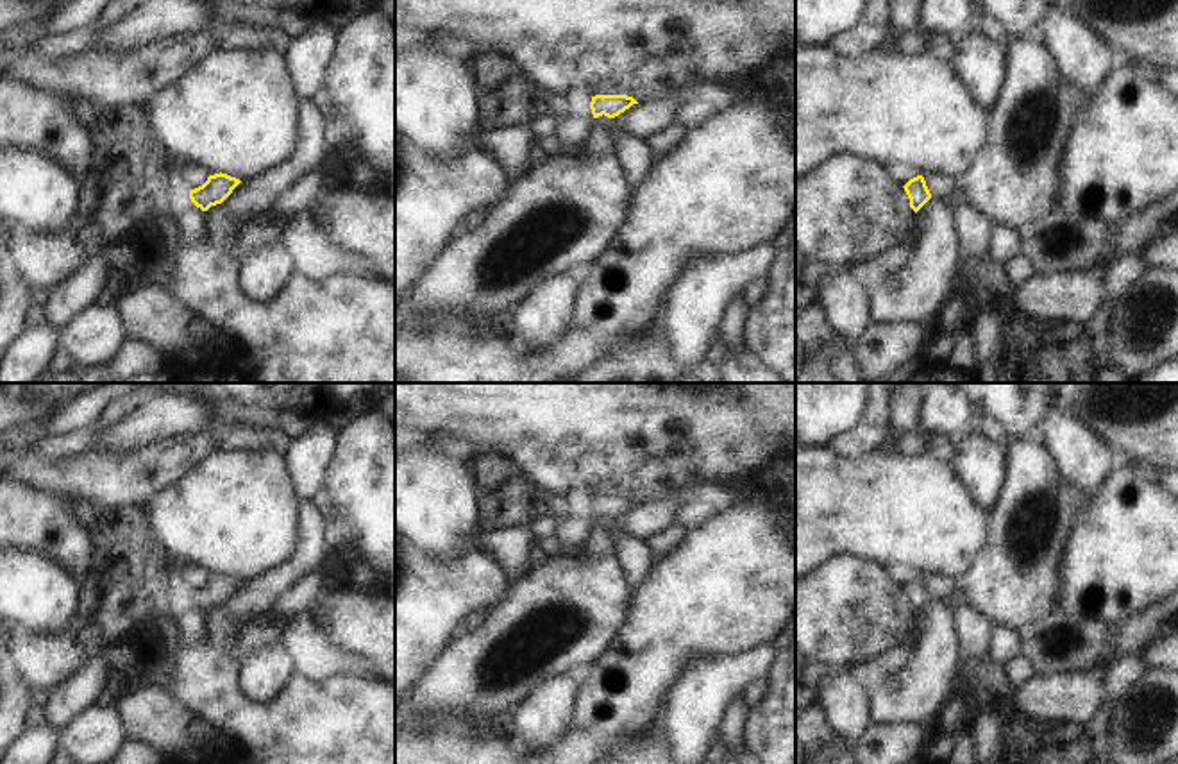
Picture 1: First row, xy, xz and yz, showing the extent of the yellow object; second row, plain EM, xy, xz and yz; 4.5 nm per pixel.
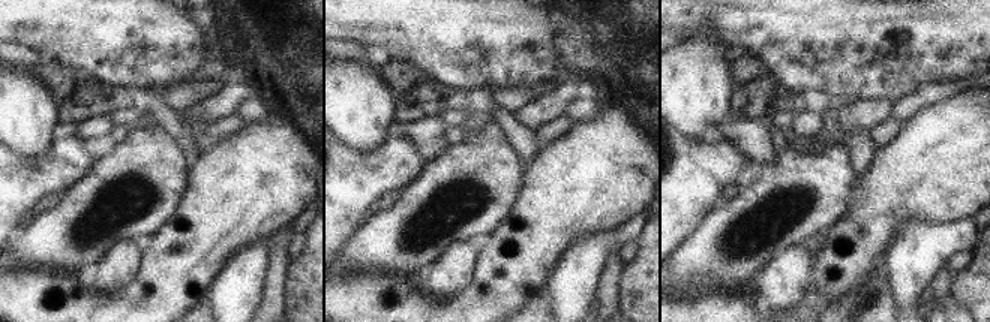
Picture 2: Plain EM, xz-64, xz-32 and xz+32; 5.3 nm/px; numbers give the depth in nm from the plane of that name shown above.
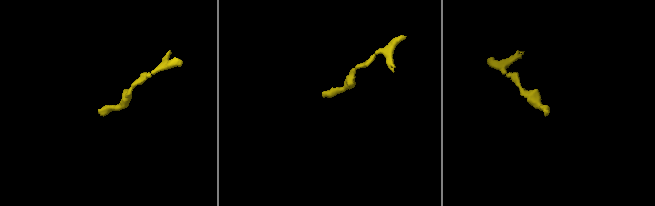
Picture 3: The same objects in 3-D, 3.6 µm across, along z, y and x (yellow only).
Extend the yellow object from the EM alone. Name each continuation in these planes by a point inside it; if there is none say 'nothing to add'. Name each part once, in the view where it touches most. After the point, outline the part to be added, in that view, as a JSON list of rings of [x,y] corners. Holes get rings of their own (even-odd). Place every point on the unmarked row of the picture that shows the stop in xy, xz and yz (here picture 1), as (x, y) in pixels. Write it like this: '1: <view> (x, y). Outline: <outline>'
1: xz (572, 528). Outline: [[[581,494],[572,499],[568,512],[558,519],[554,539],[561,551],[576,548],[588,539],[590,528],[593,524],[590,503],[592,497]]]

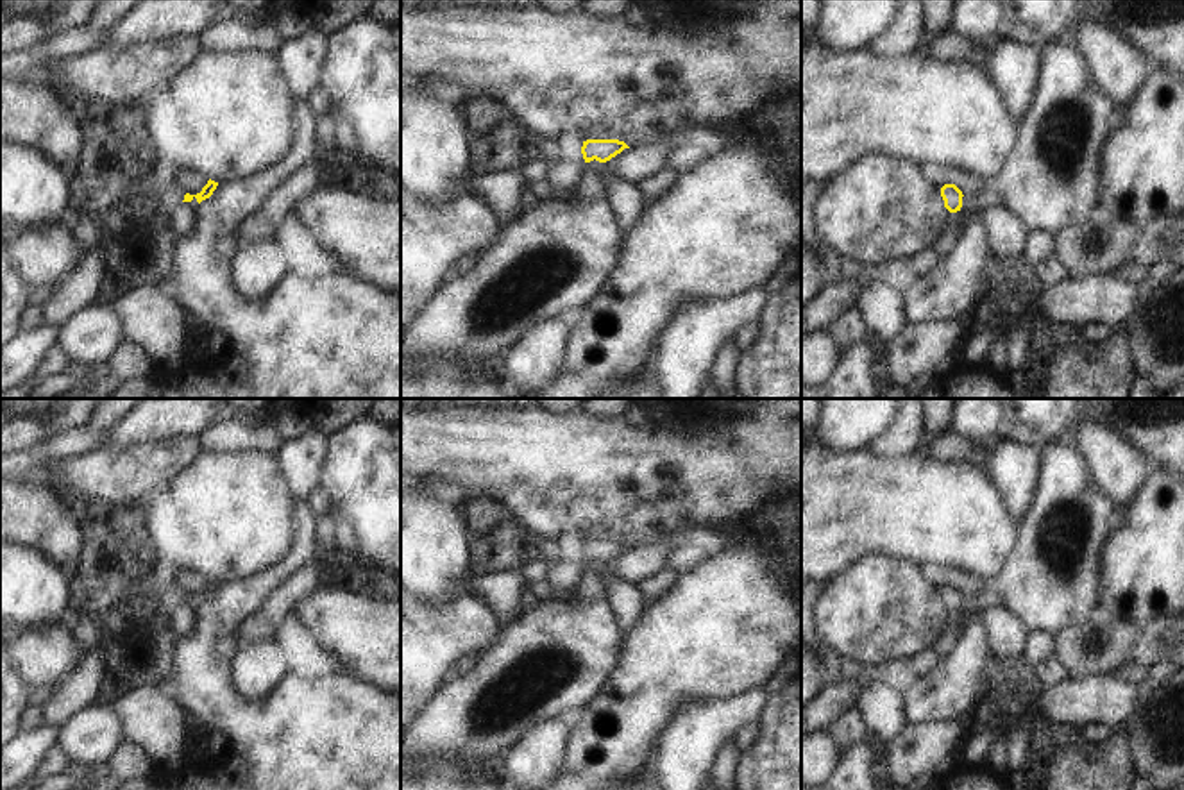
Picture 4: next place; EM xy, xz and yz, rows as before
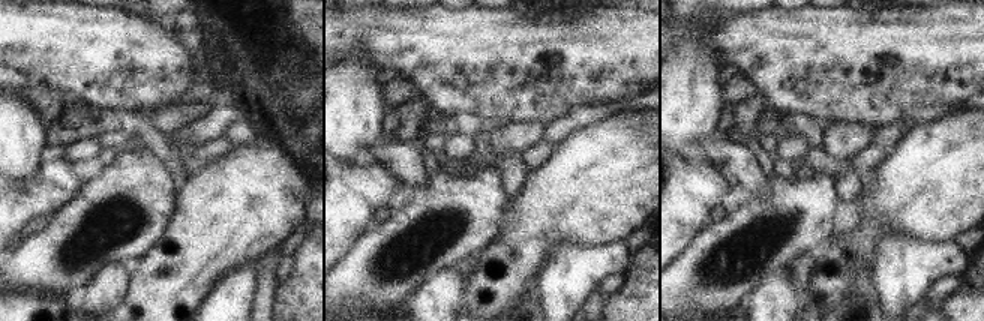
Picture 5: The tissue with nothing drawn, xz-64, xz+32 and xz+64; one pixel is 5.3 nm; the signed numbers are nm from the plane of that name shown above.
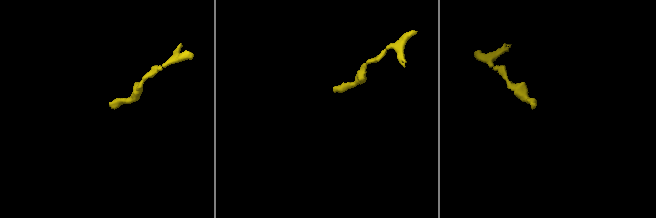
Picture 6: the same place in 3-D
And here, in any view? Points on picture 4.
1: xz (564, 572). Outline: [[[572,538],[563,543],[560,556],[549,563],[545,583],[553,595],[567,592],[579,583],[581,572],[585,568],[581,547],[583,542]]]

